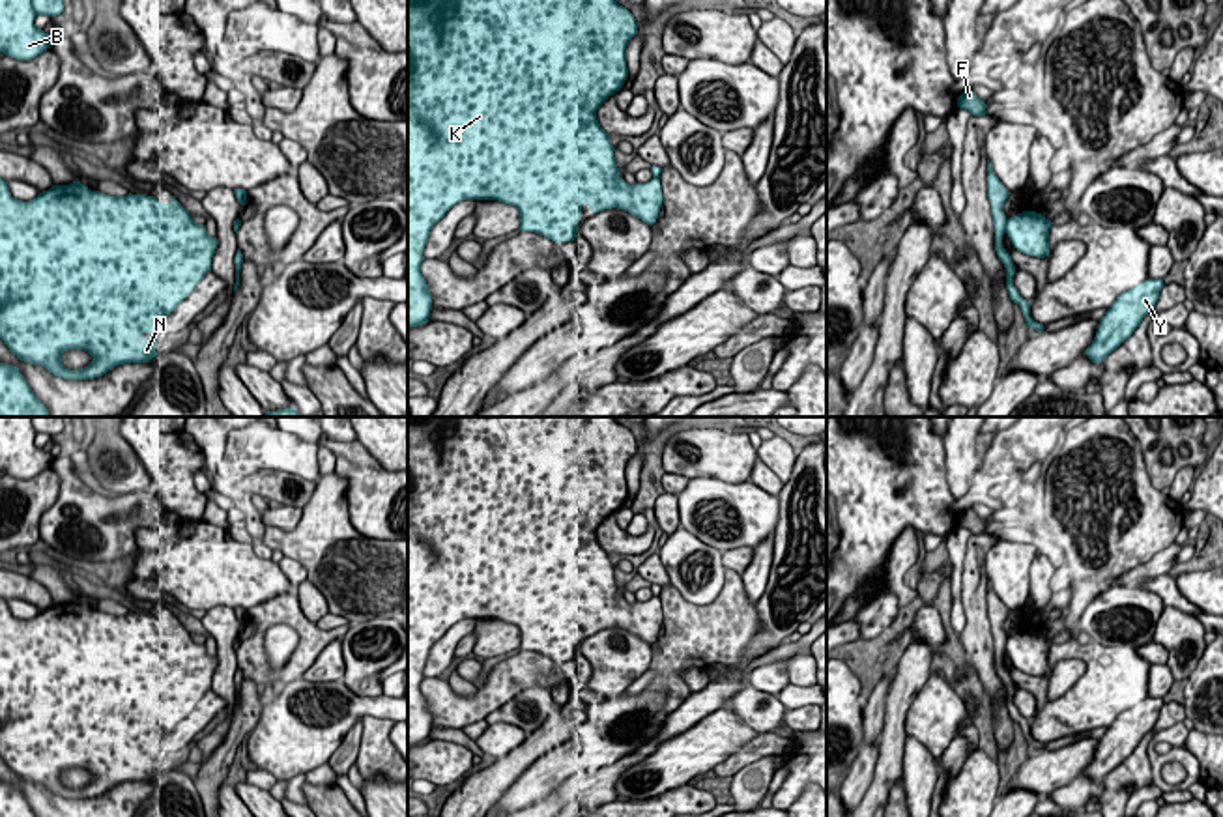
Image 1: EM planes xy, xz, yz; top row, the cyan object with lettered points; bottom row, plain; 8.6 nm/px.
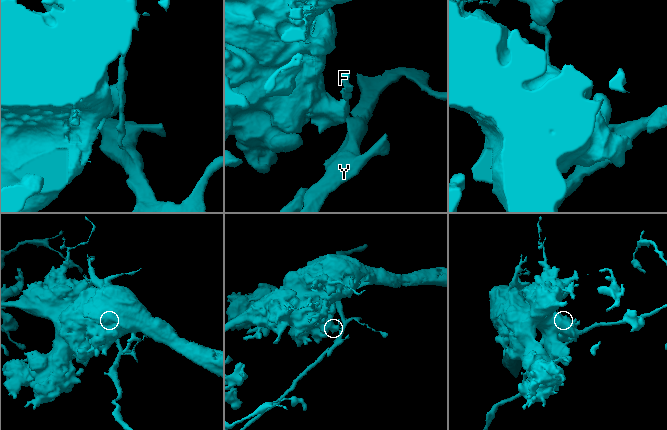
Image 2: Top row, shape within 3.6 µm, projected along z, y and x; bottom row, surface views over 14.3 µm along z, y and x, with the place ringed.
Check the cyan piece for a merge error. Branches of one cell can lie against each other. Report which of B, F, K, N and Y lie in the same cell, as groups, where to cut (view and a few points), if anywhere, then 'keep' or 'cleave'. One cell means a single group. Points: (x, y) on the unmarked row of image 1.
B K N / F Y; cut in yz along (1008, 638), (1005, 649); cleave

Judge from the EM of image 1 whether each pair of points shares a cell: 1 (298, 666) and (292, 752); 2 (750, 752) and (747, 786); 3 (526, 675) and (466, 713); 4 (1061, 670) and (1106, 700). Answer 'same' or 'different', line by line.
1: same
2: different
3: same
4: different

